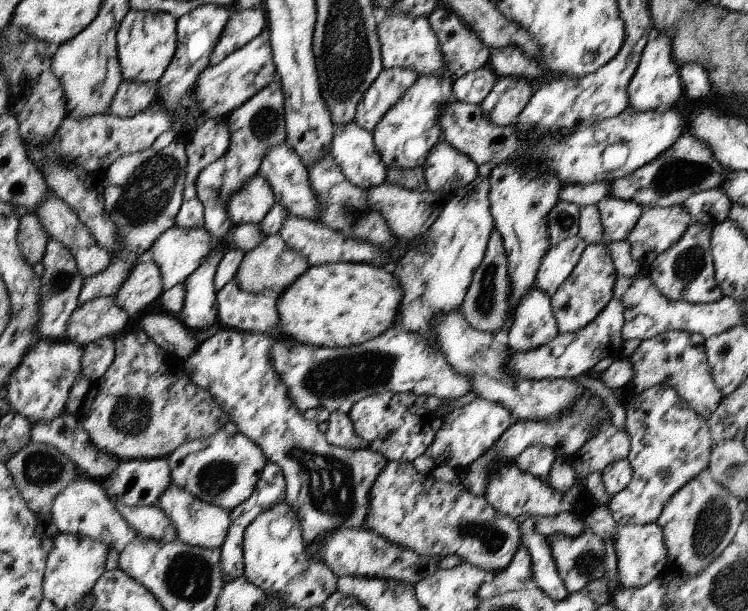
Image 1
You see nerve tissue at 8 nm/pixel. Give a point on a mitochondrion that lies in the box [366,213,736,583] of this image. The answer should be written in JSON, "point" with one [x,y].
{"point":[713,521]}

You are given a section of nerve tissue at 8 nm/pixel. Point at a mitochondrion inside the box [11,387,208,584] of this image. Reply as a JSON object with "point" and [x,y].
{"point":[41,470]}

